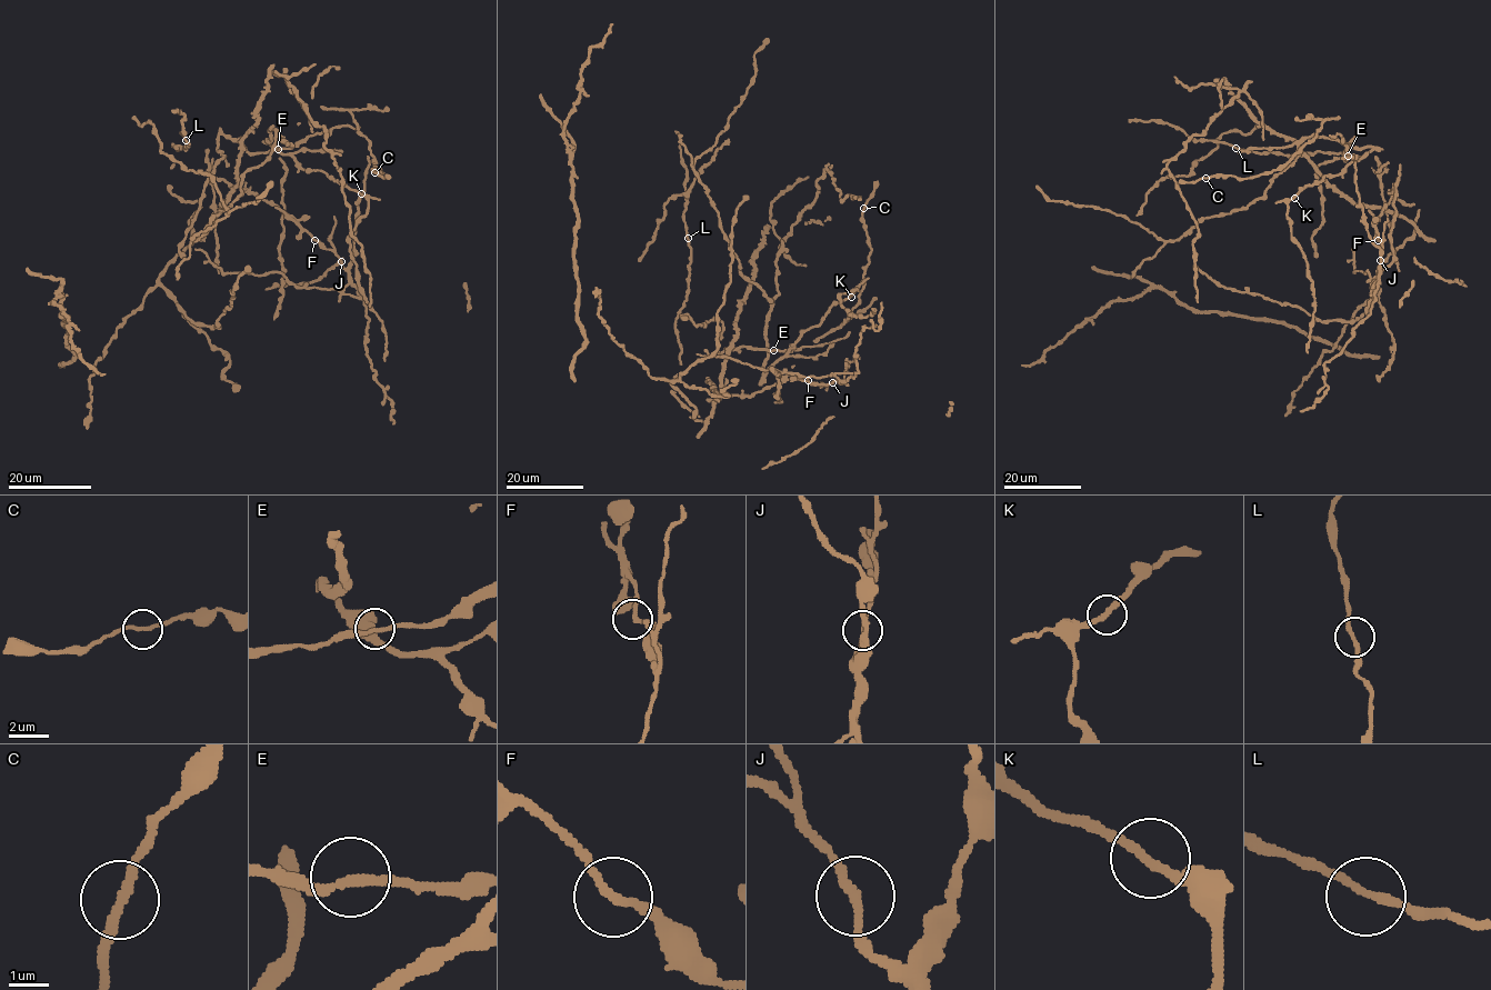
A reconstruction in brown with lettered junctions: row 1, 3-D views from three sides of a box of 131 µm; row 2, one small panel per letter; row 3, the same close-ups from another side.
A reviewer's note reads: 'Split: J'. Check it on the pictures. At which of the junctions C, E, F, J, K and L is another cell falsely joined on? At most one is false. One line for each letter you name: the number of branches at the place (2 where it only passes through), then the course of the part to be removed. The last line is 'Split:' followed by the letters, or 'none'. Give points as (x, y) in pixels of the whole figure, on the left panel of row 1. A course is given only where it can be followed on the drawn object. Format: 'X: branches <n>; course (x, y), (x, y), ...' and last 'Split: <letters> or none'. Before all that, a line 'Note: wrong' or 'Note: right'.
Note: right
J: branches 2; course (341, 261), (370, 319), (364, 344), (367, 356), (376, 372), (376, 381), (391, 403), (393, 423)
Split: J

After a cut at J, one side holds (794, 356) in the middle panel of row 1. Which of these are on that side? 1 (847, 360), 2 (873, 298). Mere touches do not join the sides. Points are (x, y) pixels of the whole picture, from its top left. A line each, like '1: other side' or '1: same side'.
1: other side
2: same side

